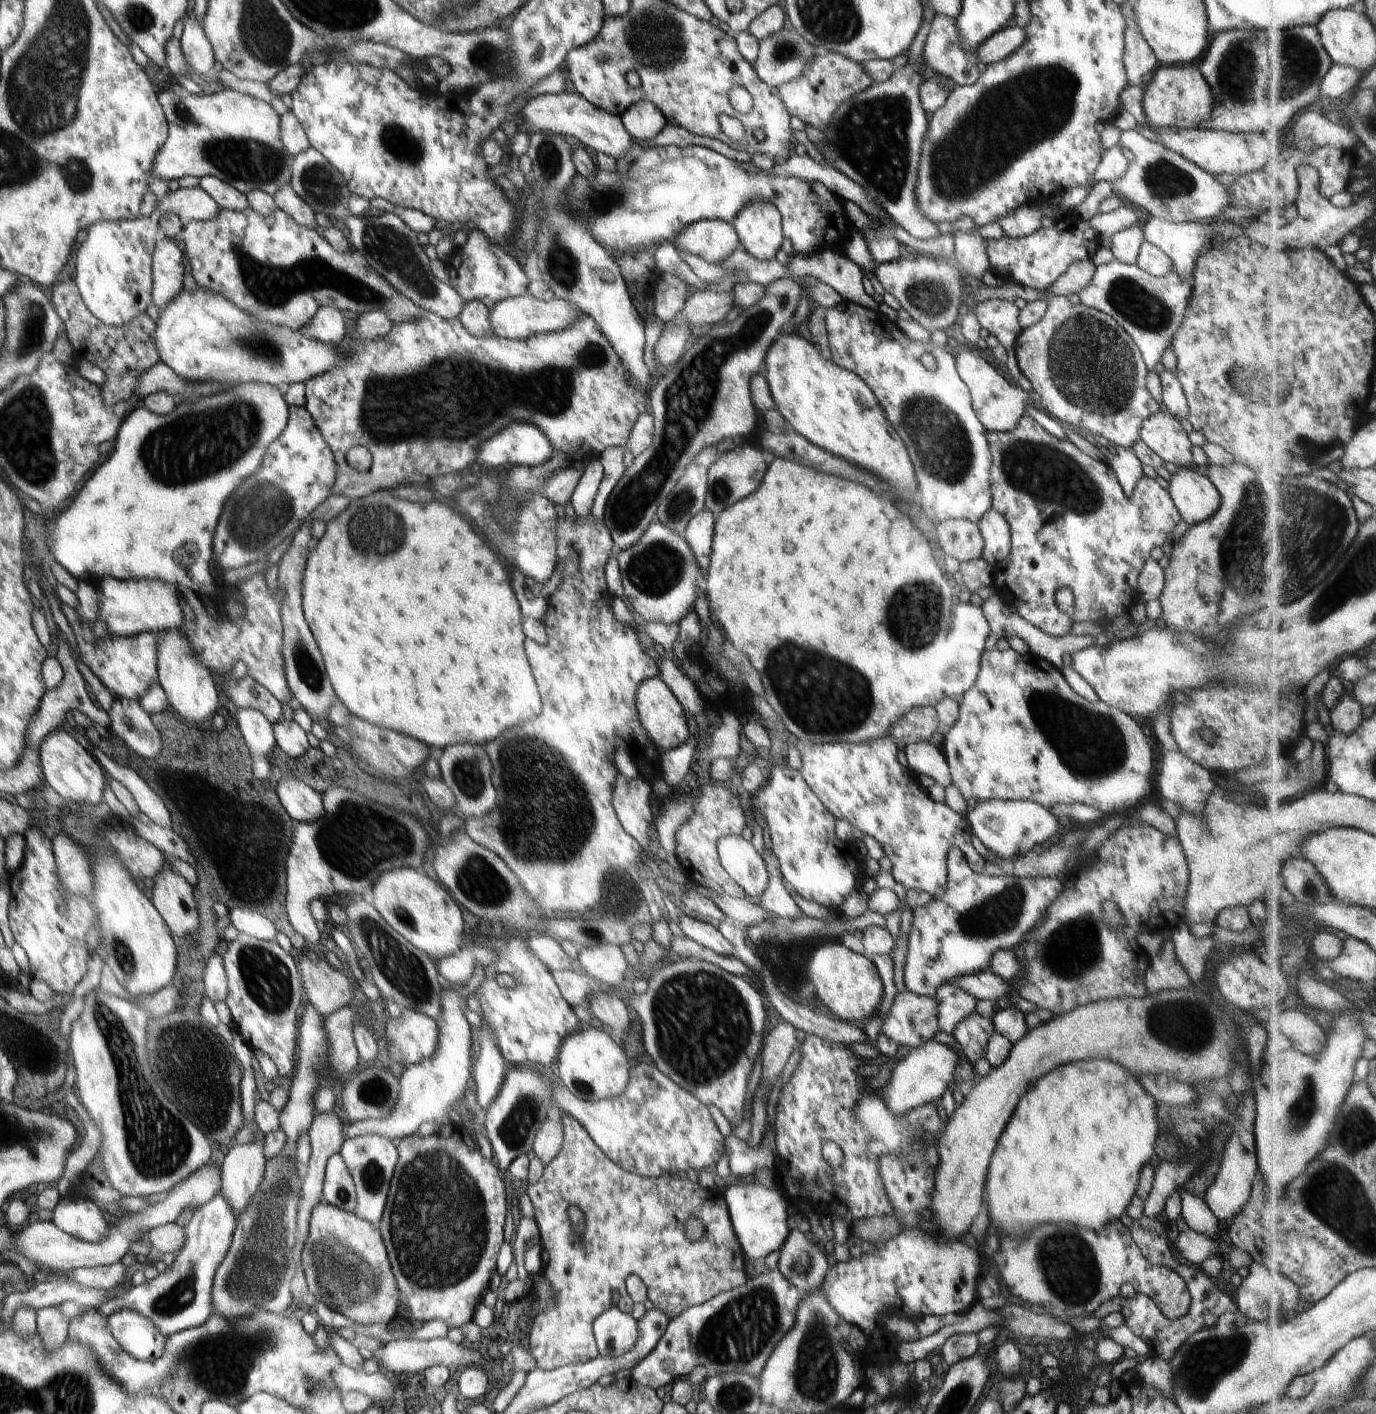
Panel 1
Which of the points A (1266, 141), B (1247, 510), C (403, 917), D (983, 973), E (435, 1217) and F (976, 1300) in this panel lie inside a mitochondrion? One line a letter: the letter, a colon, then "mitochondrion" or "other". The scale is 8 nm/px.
A: other
B: mitochondrion
C: mitochondrion
D: other
E: mitochondrion
F: other

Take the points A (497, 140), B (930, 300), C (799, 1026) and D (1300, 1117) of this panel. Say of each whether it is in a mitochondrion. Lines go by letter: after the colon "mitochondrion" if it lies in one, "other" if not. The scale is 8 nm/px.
A: other
B: mitochondrion
C: other
D: mitochondrion

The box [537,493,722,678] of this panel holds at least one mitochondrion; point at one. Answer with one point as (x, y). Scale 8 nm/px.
(656, 569)

